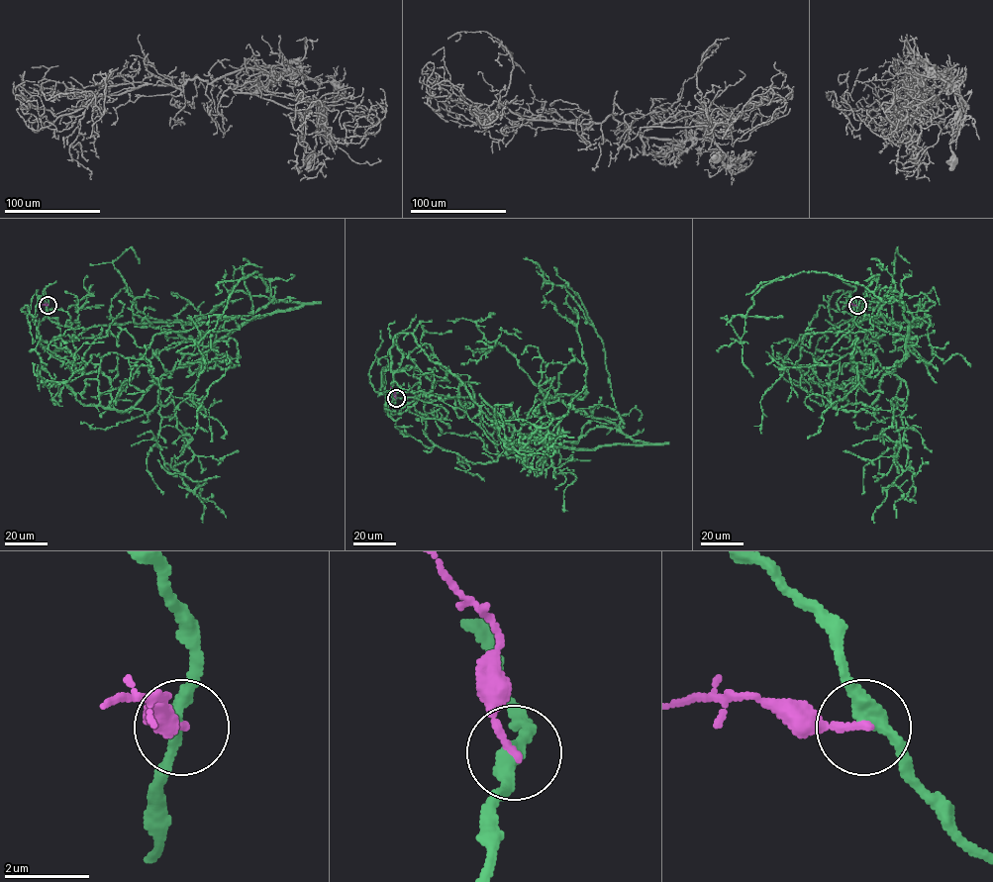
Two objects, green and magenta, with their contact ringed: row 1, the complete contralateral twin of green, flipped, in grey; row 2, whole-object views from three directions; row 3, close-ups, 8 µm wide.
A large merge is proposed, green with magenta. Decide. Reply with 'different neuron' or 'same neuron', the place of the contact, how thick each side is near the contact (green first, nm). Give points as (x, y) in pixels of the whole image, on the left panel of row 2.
different neuron; place (48, 305); calibres 360 and 180 nm

